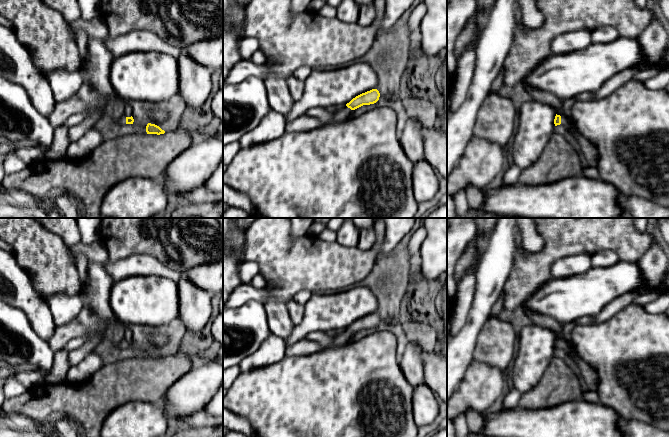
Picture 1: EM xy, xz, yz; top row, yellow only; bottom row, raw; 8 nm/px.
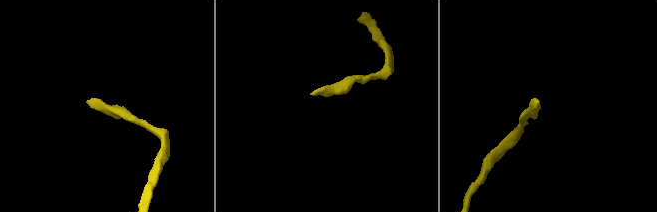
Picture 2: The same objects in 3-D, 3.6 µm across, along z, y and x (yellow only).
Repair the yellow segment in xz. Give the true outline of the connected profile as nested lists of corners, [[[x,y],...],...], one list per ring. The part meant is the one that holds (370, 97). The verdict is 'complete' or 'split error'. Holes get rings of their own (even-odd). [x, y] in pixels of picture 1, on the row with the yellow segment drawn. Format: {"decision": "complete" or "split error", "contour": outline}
{"decision": "split error", "contour": [[[372,89],[353,98],[341,110],[335,112],[330,122],[323,123],[318,118],[306,114],[286,123],[285,132],[301,133],[312,131],[324,125],[335,124],[351,118],[352,111],[363,106],[374,104],[379,100],[380,93],[377,89]]]}

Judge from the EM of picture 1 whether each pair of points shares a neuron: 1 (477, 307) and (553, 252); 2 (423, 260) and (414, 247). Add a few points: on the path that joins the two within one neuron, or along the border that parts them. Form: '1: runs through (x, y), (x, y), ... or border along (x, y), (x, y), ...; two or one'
1: border along (512, 266), (503, 292); two
2: border along (427, 232), (416, 260); two

